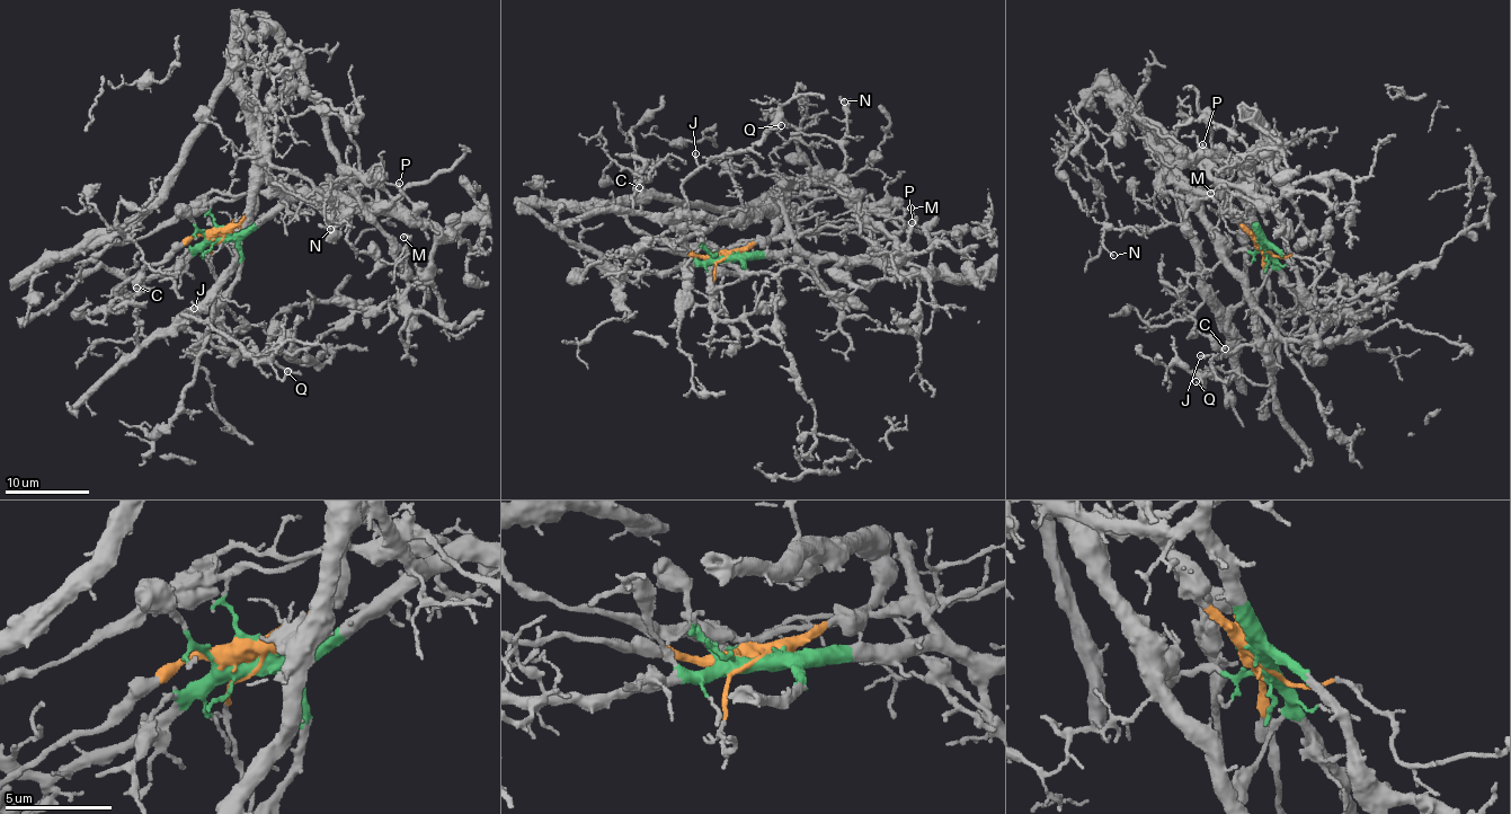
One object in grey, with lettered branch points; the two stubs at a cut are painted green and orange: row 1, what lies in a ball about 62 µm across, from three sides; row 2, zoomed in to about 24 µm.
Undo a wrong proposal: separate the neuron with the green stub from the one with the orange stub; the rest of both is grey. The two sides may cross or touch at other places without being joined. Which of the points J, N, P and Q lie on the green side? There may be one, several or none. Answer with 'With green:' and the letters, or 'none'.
With green: P

